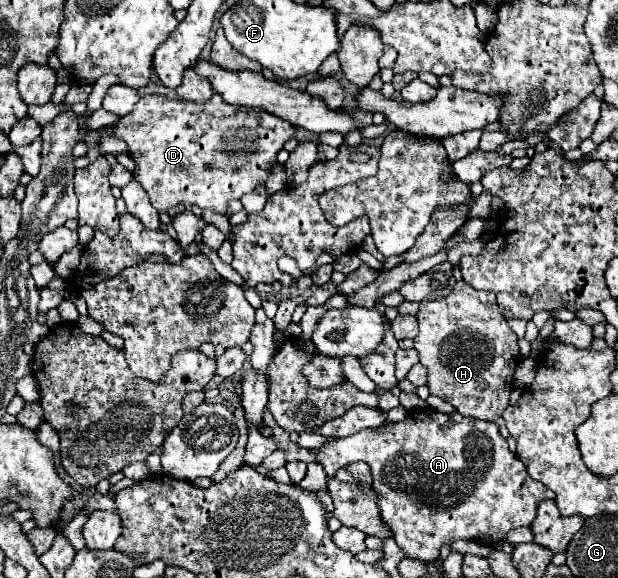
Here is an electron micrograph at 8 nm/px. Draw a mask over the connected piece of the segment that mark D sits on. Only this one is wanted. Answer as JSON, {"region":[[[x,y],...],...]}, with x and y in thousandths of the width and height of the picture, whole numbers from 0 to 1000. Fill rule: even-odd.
{"region":[[[346,161],[337,178],[304,178],[291,171],[269,171],[265,164],[230,168],[220,189],[191,206],[188,216],[168,220],[162,227],[142,227],[136,247],[142,254],[159,251],[168,234],[191,234],[207,247],[207,261],[220,279],[217,310],[233,324],[243,341],[243,351],[256,365],[278,365],[285,355],[320,355],[324,362],[346,362],[356,369],[369,365],[372,344],[388,344],[395,334],[408,330],[417,317],[434,310],[440,282],[447,279],[450,261],[460,254],[460,244],[476,237],[476,220],[430,192],[398,192],[395,185],[375,185]]]}

